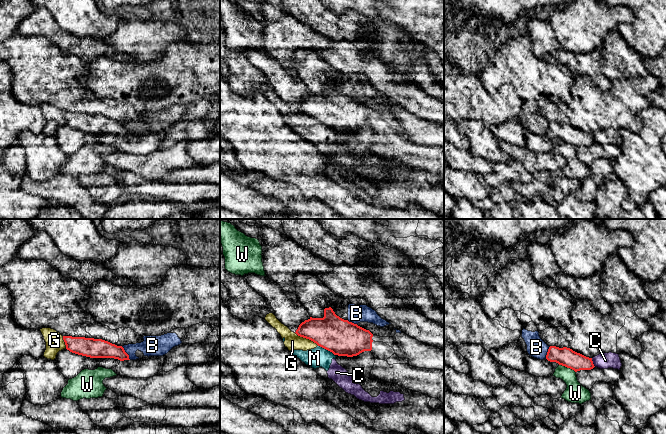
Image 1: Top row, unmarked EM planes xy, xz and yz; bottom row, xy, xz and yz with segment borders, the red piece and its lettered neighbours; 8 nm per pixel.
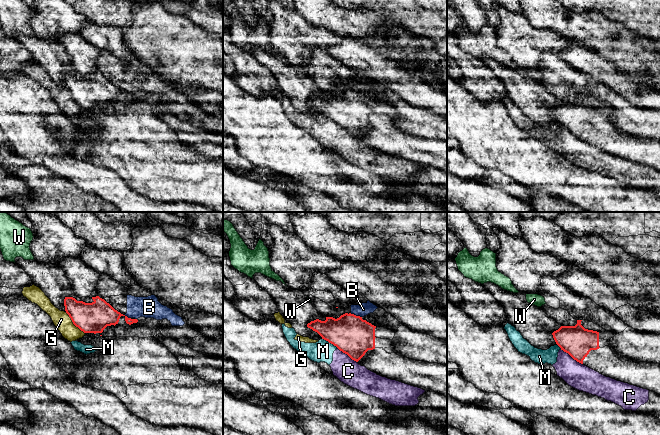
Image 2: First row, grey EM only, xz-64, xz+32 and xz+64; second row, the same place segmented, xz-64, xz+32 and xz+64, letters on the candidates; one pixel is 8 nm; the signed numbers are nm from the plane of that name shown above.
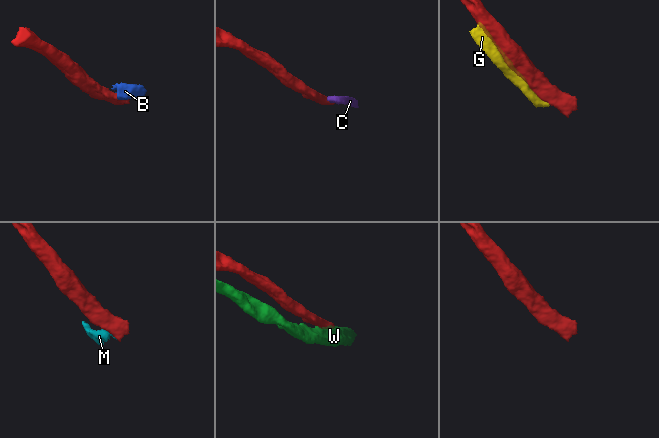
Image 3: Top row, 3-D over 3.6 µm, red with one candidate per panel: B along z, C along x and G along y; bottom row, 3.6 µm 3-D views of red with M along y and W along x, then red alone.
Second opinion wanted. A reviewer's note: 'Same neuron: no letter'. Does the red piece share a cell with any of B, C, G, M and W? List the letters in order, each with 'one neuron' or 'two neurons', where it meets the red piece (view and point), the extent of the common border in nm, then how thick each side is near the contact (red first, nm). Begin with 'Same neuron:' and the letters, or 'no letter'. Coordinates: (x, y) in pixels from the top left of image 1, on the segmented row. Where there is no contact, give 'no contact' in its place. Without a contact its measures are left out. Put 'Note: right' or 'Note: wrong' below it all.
Same neuron: no letter
B: two neurons | xy (126, 353) | 130 nm | 160/160 nm
C: two neurons | yz (592, 362) | 80 nm | 150/130 nm
G: two neurons | xz (307, 338) | 220 nm | 280/130 nm
M: two neurons | xz (326, 349) | 160 nm | 280/160 nm
W: two neurons | yz (567, 367) | 150 nm | 150/160 nm
Note: right

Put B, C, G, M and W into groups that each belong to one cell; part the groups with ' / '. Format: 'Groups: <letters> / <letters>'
Groups: B / C G M / W

